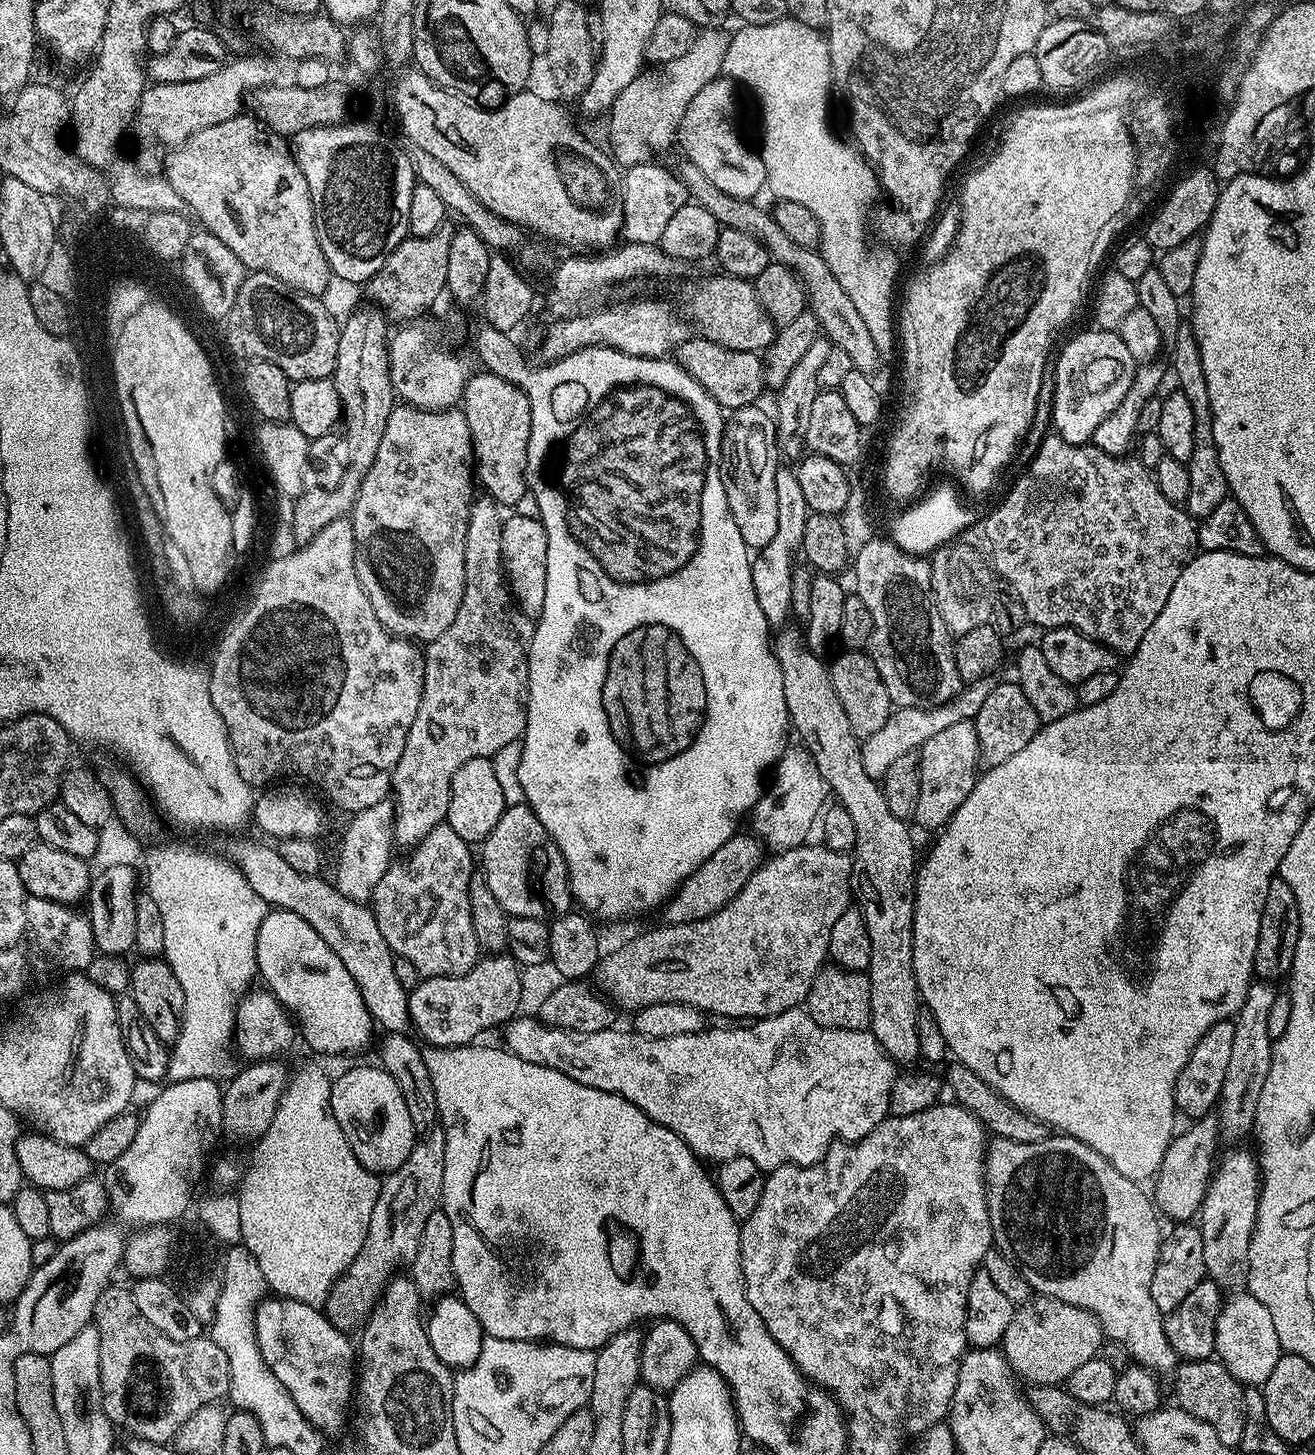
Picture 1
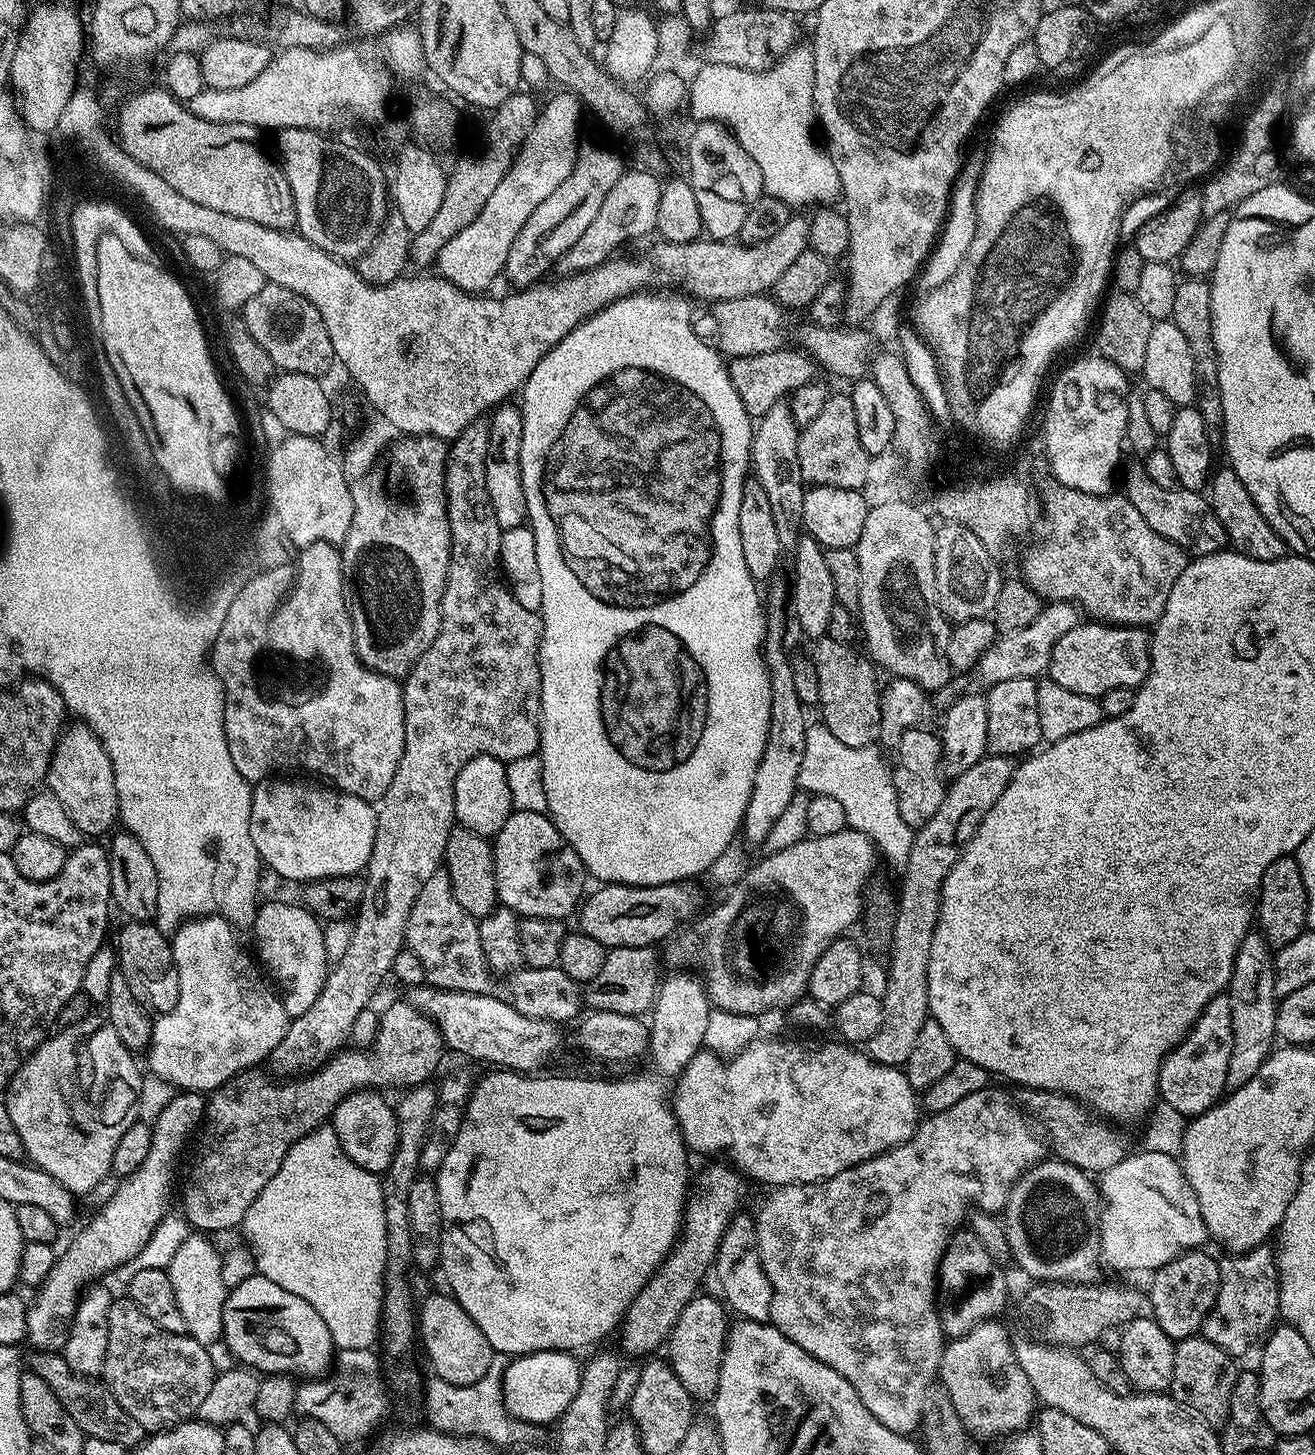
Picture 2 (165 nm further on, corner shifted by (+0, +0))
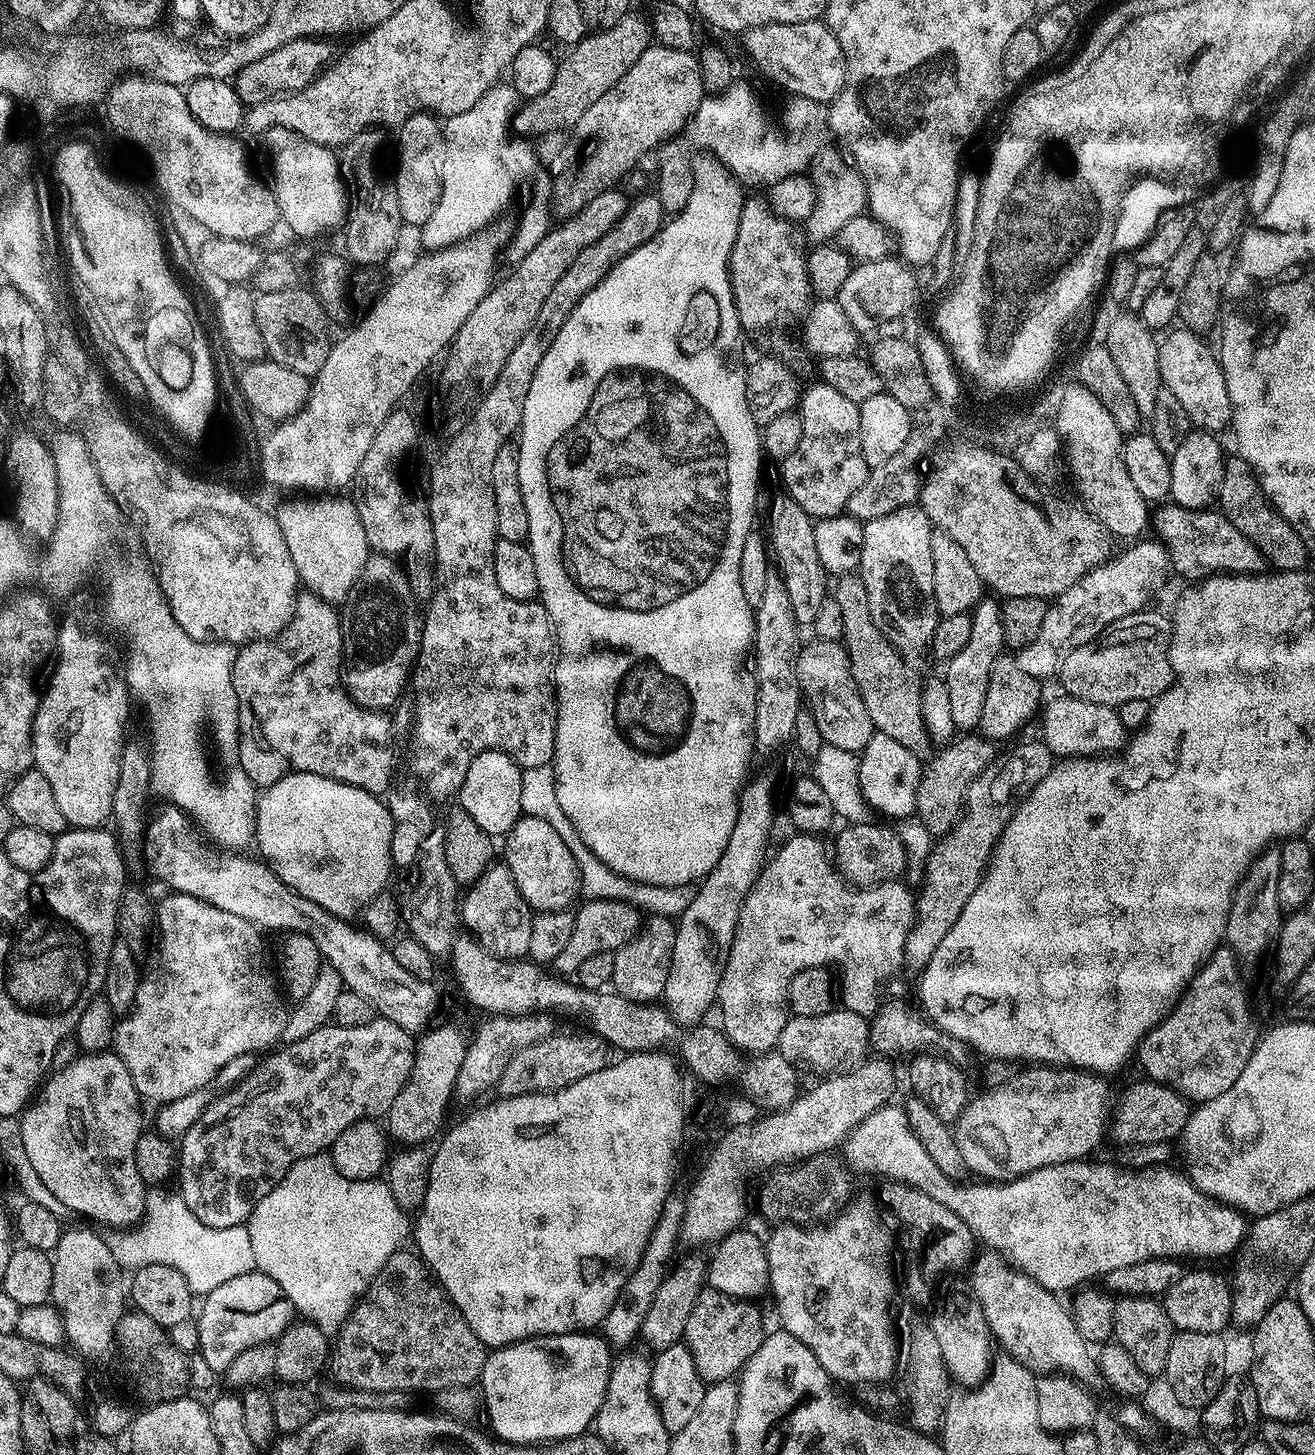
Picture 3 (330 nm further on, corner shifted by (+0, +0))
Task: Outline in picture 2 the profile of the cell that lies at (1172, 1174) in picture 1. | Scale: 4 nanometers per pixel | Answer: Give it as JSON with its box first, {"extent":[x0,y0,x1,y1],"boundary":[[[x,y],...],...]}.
{"extent":[1226,931,1278,1088],"boundary":[[[1249,931],[1242,938],[1236,950],[1232,980],[1226,989],[1232,1015],[1232,1033],[1234,1046],[1230,1050],[1230,1070],[1228,1071],[1228,1088],[1240,1088],[1262,1067],[1274,1051],[1276,1040],[1276,1006],[1278,997],[1274,986],[1274,956],[1270,945],[1259,931]]]}

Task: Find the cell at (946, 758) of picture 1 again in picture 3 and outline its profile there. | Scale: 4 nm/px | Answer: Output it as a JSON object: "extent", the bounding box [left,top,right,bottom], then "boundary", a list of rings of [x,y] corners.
{"extent":[944,599,1005,730],"boundary":[[[981,599],[972,609],[970,615],[970,638],[952,660],[947,661],[944,672],[944,692],[948,695],[948,716],[952,724],[960,730],[979,729],[982,718],[982,706],[986,702],[986,686],[990,686],[990,670],[1001,655],[1000,648],[1005,647],[1002,630],[1002,614],[1000,604],[995,599]]]}

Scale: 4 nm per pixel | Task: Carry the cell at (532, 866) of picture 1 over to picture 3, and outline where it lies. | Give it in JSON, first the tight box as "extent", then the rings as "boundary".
{"extent":[503,815,580,912],"boundary":[[[521,815],[520,821],[508,831],[504,844],[503,863],[507,864],[522,898],[536,912],[563,912],[580,891],[580,871],[574,862],[574,854],[566,847],[553,828],[542,818]]]}

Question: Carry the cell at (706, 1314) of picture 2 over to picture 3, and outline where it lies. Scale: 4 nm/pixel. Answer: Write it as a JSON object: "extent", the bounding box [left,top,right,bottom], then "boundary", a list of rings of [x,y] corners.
{"extent":[683,1286,766,1385],"boundary":[[[705,1286],[694,1302],[694,1310],[686,1321],[683,1343],[687,1344],[694,1358],[694,1366],[705,1385],[732,1380],[745,1362],[762,1346],[766,1335],[764,1320],[757,1305],[736,1300],[710,1286]]]}

